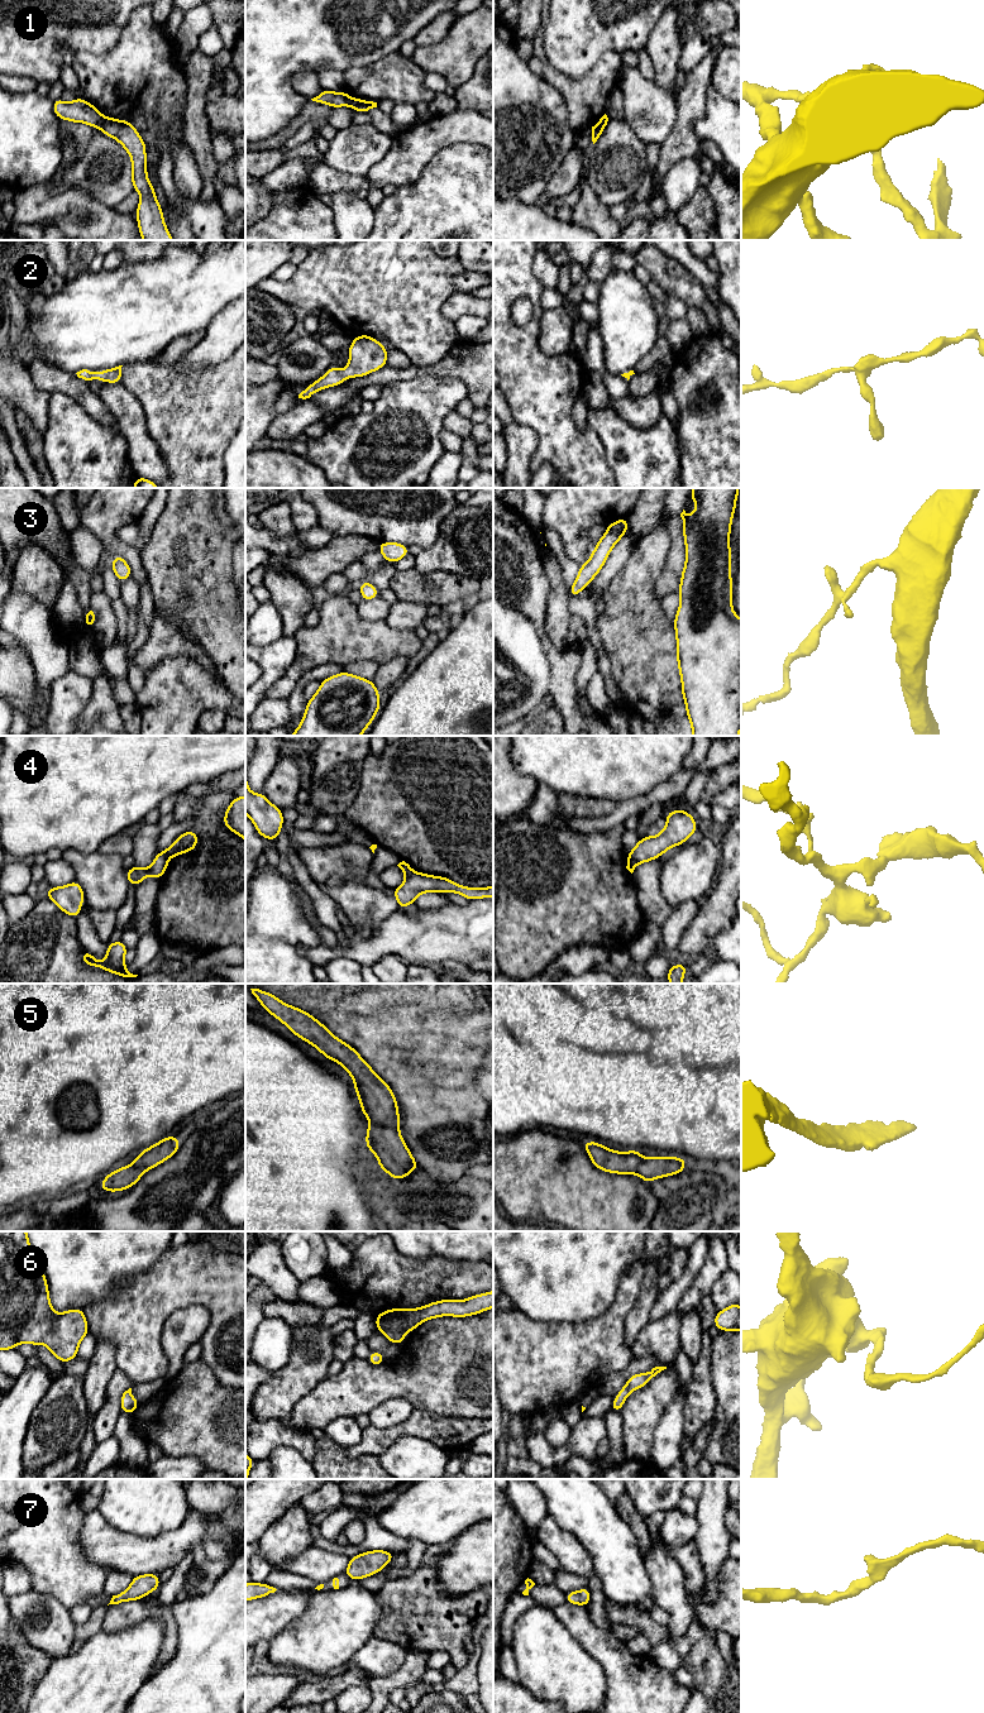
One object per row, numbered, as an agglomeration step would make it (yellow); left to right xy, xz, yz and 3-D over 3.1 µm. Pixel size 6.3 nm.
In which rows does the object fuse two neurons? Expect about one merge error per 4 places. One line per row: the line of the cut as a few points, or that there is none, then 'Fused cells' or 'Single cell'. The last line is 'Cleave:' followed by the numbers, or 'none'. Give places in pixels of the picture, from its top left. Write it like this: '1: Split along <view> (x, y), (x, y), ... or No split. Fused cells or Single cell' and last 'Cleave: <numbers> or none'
1: Split along xy (104, 118), (99, 127). Fused cells
2: No split. Single cell
3: No split. Single cell
4: Split along yz (629, 852), (638, 862). Fused cells
5: Split along xz (371, 1120), (397, 1130). Fused cells
6: No split. Single cell
7: No split. Single cell
Cleave: 1, 4, 5

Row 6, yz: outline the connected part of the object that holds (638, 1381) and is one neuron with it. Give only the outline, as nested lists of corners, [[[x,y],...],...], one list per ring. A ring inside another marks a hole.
[[[655,1367],[648,1373],[639,1373],[631,1375],[626,1384],[622,1387],[622,1389],[617,1393],[616,1398],[612,1399],[611,1410],[620,1412],[624,1407],[625,1399],[629,1397],[631,1392],[645,1387],[653,1377],[655,1377],[664,1369],[667,1369],[667,1367]]]

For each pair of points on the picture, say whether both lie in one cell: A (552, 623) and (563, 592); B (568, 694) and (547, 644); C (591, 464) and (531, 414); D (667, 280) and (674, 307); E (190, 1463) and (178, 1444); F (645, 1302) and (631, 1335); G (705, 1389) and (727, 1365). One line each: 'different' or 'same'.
A: same
B: same
C: same
D: different
E: different
F: same
G: different

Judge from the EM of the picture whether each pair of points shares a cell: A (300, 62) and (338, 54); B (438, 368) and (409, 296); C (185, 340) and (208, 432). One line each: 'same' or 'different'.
A: same
B: different
C: different

